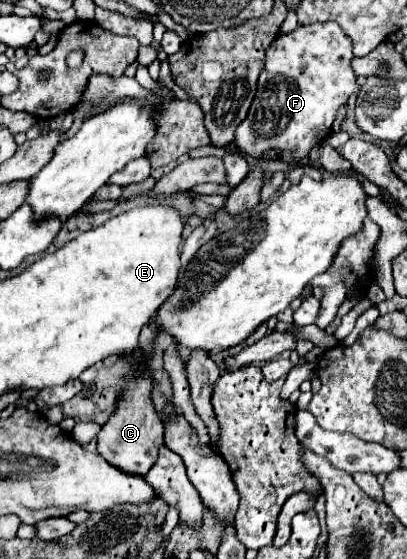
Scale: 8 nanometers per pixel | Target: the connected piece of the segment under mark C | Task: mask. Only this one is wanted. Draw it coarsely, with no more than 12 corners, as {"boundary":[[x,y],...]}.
{"boundary":[[148,375],[128,383],[98,433],[116,469],[146,475],[164,445]]}

